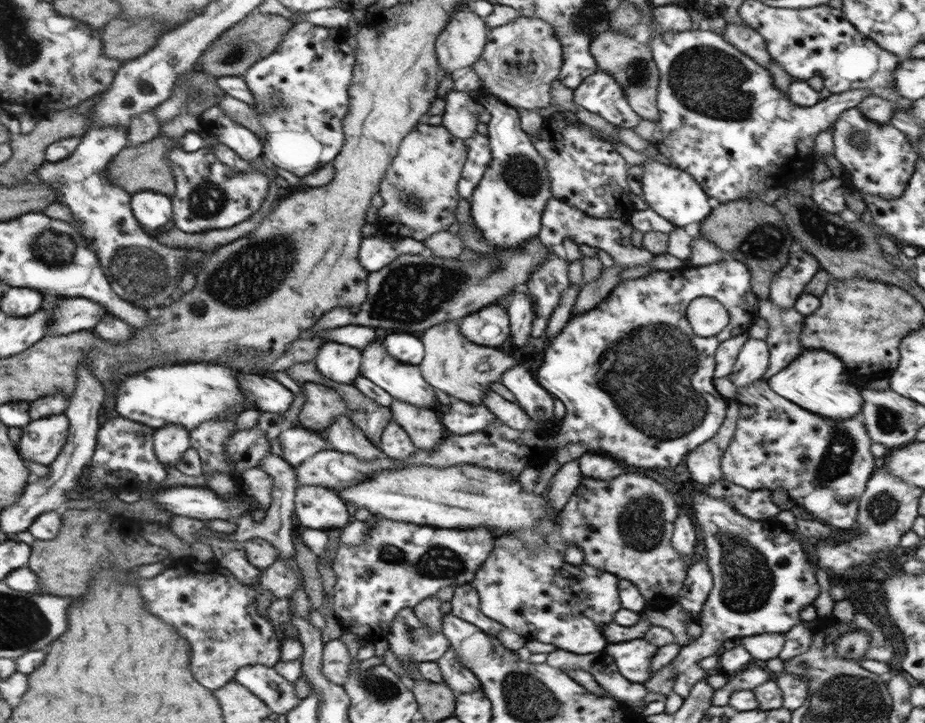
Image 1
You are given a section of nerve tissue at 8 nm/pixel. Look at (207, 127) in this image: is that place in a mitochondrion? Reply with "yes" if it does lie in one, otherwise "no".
no

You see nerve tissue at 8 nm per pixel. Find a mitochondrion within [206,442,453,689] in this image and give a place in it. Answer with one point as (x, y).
(410, 633)

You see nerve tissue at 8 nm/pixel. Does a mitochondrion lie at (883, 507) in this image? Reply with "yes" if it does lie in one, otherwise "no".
yes

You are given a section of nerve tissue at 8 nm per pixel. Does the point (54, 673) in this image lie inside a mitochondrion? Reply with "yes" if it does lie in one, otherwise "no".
no

